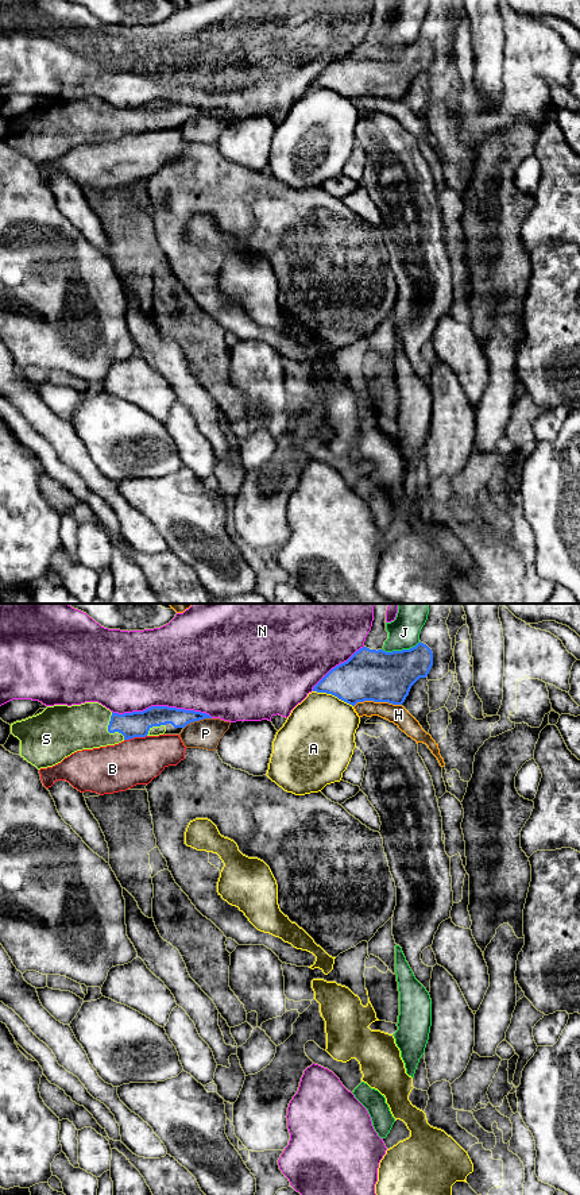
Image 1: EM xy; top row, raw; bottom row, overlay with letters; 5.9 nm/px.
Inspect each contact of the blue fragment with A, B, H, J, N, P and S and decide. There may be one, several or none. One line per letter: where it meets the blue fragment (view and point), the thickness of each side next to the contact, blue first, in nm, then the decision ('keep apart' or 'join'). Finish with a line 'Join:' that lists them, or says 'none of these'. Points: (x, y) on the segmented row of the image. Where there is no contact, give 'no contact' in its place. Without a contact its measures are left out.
A: xy (333, 694) | 300/420 nm | keep apart
B: xy (135, 736) | 160/280 nm | keep apart
H: xy (376, 701) | 300/110 nm | keep apart
J: xy (402, 650) | 300/190 nm | keep apart
N: xy (162, 706) | 160/480 nm | keep apart
P: xy (197, 720) | 130/180 nm | keep apart
S: xy (108, 731) | 160/280 nm | join
Join: S

